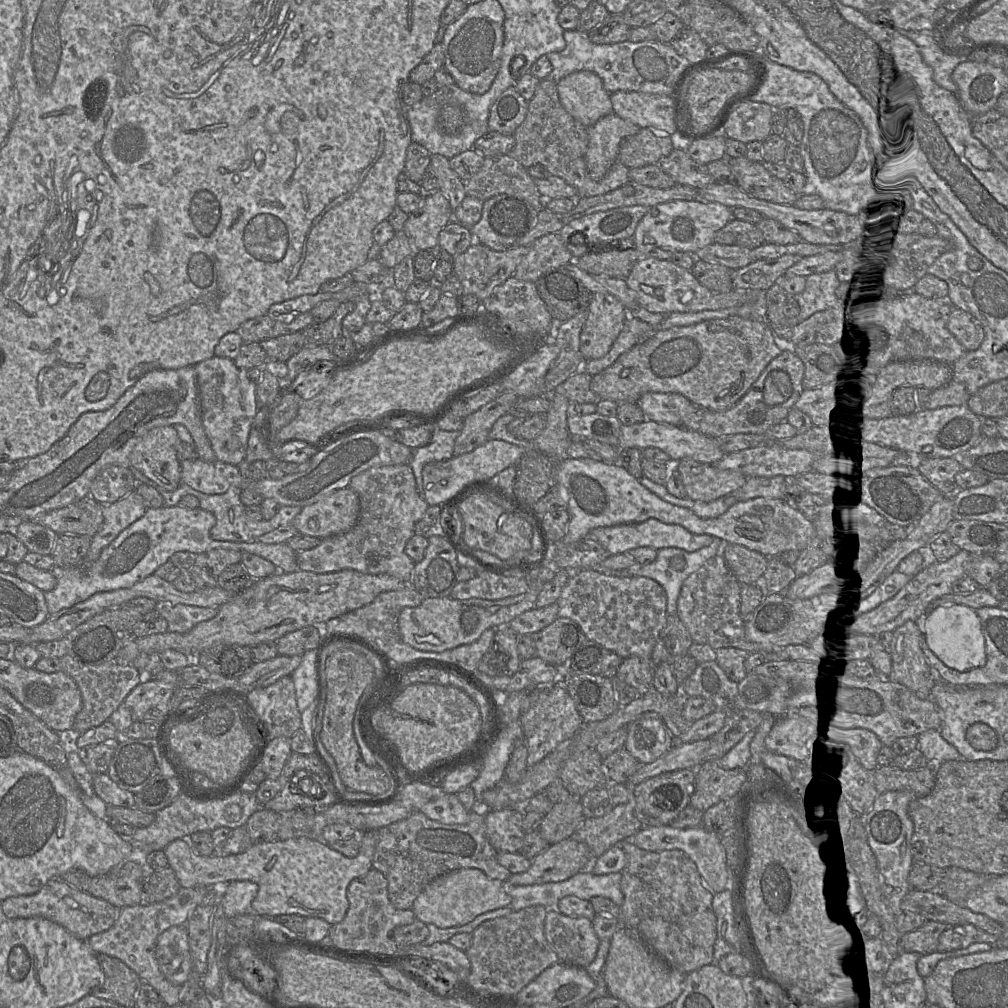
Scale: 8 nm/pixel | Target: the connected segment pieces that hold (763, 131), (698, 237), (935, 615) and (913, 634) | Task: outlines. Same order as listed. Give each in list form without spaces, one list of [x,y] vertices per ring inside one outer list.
[[[745,101],[734,107],[730,113],[723,135],[745,144],[764,142],[771,134],[773,107],[766,103]]]
[[[672,200],[651,207],[638,223],[632,238],[639,259],[650,256],[651,251],[658,247],[695,254],[714,243],[715,233],[733,218],[732,208],[717,202]]]
[[[962,604],[935,605],[927,614],[924,628],[926,645],[947,667],[966,671],[985,665],[985,638],[976,610]]]
[[[907,621],[885,635],[885,649],[891,658],[889,679],[900,683],[921,699],[930,698],[931,688],[936,682],[936,675],[922,650],[922,633],[916,621]]]

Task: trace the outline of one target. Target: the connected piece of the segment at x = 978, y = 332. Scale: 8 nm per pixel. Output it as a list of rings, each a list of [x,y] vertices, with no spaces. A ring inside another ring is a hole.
[[[956,307],[952,308],[949,315],[947,329],[966,351],[978,349],[984,340],[984,330],[980,322]]]

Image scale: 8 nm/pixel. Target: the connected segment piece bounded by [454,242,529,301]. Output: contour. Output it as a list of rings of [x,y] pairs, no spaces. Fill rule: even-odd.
[[[474,242],[465,252],[455,256],[454,275],[461,282],[464,295],[475,295],[480,301],[483,301],[497,286],[514,274],[516,267],[528,252],[529,246],[517,246],[504,251],[495,251]]]

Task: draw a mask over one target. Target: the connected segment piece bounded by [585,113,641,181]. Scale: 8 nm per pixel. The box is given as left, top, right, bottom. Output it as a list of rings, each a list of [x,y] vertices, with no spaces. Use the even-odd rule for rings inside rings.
[[[609,114],[588,128],[588,149],[585,163],[589,177],[601,180],[618,159],[620,142],[641,128],[616,114]]]

